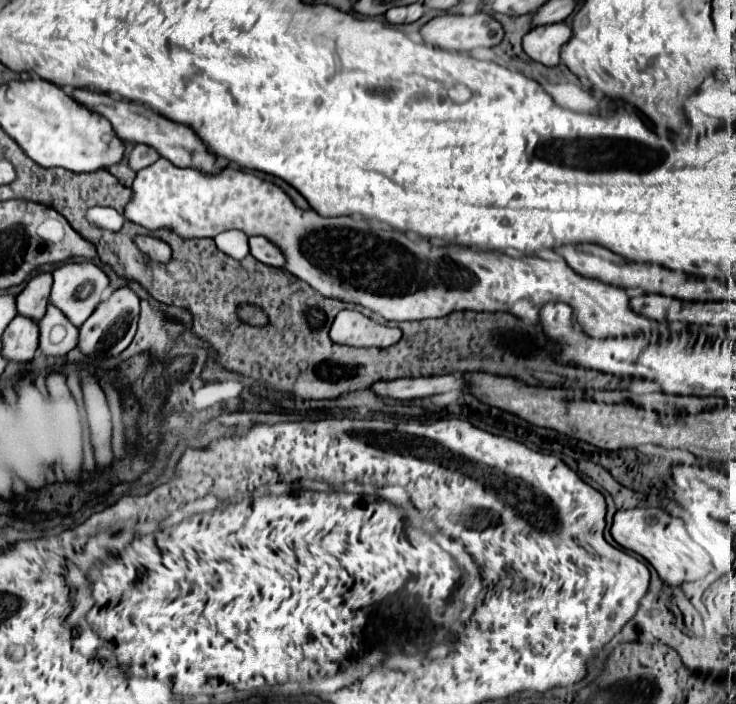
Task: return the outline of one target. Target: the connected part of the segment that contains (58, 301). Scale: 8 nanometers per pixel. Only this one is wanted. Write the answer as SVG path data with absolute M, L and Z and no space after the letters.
M86 261L86 263L66 263L58 269L54 269L52 277L54 277L54 283L52 283L52 291L50 291L50 303L56 305L64 315L68 315L68 321L74 327L80 327L92 315L92 311L100 303L102 291L108 287L106 273L102 269L98 269L94 263Z

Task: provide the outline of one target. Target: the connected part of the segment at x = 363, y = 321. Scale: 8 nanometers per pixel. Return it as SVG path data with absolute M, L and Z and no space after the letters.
M358 311L340 313L340 339L348 347L390 347L400 341L402 331L398 327L380 325Z

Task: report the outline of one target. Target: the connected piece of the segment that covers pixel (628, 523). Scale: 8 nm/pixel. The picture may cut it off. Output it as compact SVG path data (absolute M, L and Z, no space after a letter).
M634 507L616 511L612 537L624 549L642 555L658 571L666 585L676 587L684 581L696 581L710 571L710 555L686 533L684 521L668 515L660 507Z

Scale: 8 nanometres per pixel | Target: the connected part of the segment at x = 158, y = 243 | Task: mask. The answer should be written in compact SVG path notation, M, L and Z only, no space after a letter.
M136 235L134 237L136 247L154 263L168 263L172 259L172 249L168 243L164 243L162 239L156 237L144 237L144 235Z

